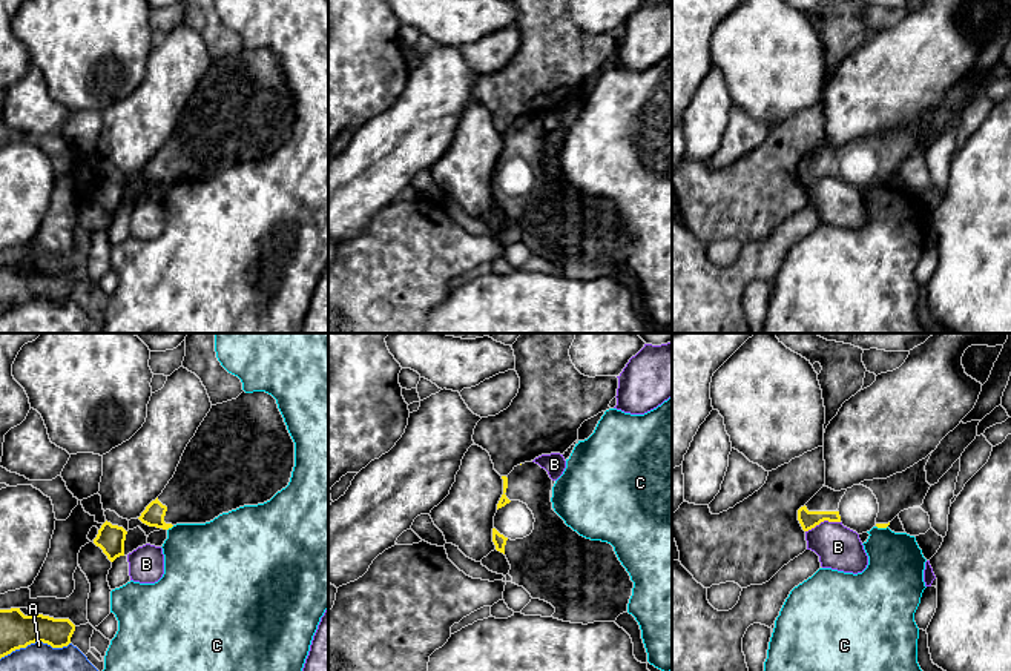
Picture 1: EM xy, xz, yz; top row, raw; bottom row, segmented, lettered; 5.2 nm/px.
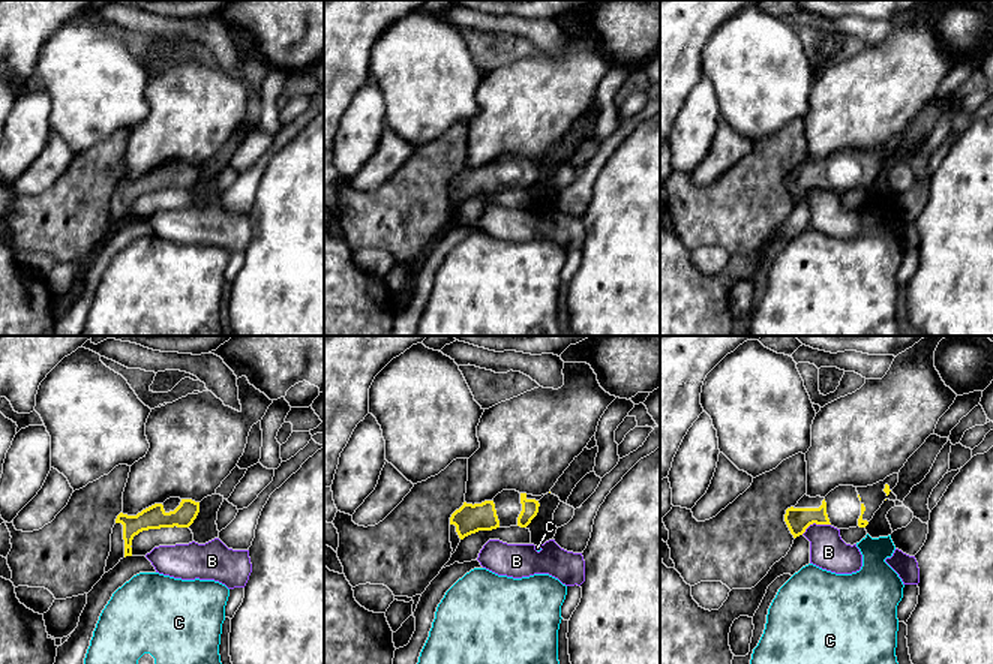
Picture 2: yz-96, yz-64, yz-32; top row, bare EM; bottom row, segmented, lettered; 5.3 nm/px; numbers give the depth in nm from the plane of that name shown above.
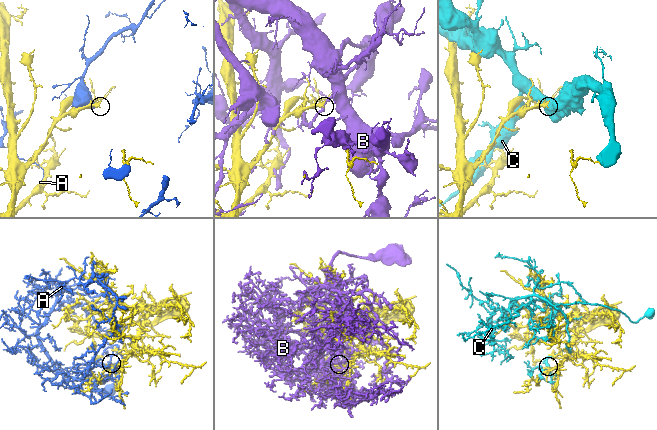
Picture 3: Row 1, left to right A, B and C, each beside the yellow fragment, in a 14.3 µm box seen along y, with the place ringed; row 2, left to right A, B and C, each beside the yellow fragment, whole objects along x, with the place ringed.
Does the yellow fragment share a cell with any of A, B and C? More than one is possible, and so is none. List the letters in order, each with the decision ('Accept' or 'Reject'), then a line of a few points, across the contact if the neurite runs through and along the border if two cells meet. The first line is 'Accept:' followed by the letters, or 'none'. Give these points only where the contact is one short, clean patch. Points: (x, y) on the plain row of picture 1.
Accept: none
A: Reject
B: Reject
C: Reject

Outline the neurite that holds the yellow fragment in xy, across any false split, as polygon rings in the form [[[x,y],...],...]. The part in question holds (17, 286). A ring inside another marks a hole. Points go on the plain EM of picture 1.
[[[20,264],[0,266],[0,315],[35,298],[52,304],[68,302],[74,287],[75,281],[69,275],[37,269],[25,272]]]

